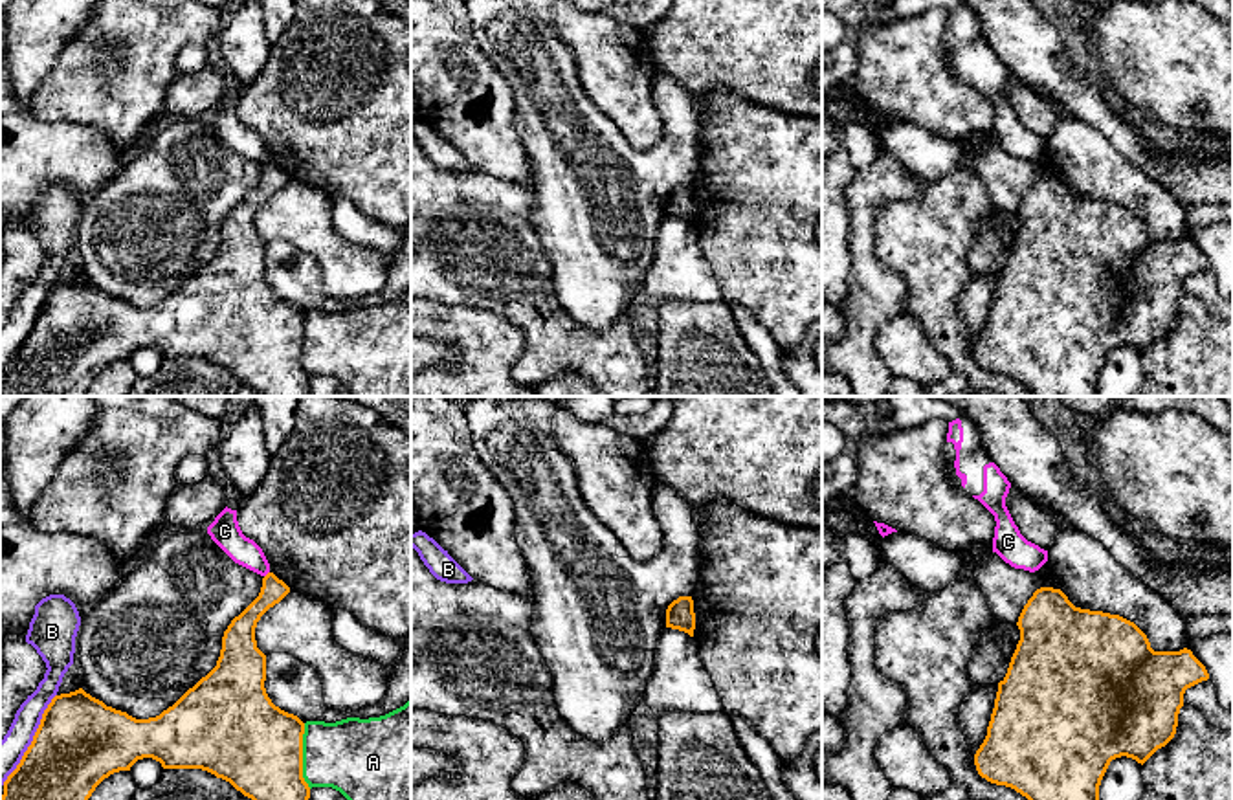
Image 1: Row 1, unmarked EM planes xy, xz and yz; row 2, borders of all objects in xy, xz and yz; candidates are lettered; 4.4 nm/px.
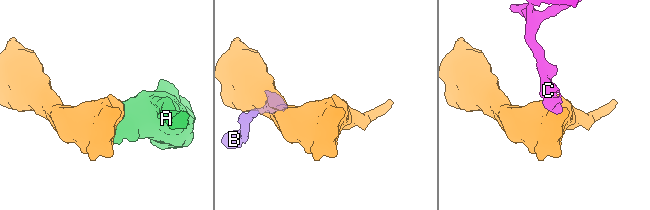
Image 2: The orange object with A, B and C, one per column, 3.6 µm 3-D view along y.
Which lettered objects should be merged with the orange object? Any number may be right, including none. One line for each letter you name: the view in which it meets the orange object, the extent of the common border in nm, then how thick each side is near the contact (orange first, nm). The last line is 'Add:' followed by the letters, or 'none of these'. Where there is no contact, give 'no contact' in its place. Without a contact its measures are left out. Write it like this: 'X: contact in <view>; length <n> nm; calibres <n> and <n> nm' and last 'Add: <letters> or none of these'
Add: none of these

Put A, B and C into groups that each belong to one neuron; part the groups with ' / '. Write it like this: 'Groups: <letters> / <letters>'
Groups: A / B / C

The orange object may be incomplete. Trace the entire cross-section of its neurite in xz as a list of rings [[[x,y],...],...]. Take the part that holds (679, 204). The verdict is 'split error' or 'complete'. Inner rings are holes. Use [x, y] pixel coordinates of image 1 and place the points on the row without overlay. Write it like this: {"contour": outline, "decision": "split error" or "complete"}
{"contour": [[[679,185],[666,198],[666,217],[679,218],[694,226],[695,202],[692,185]]], "decision": "complete"}

